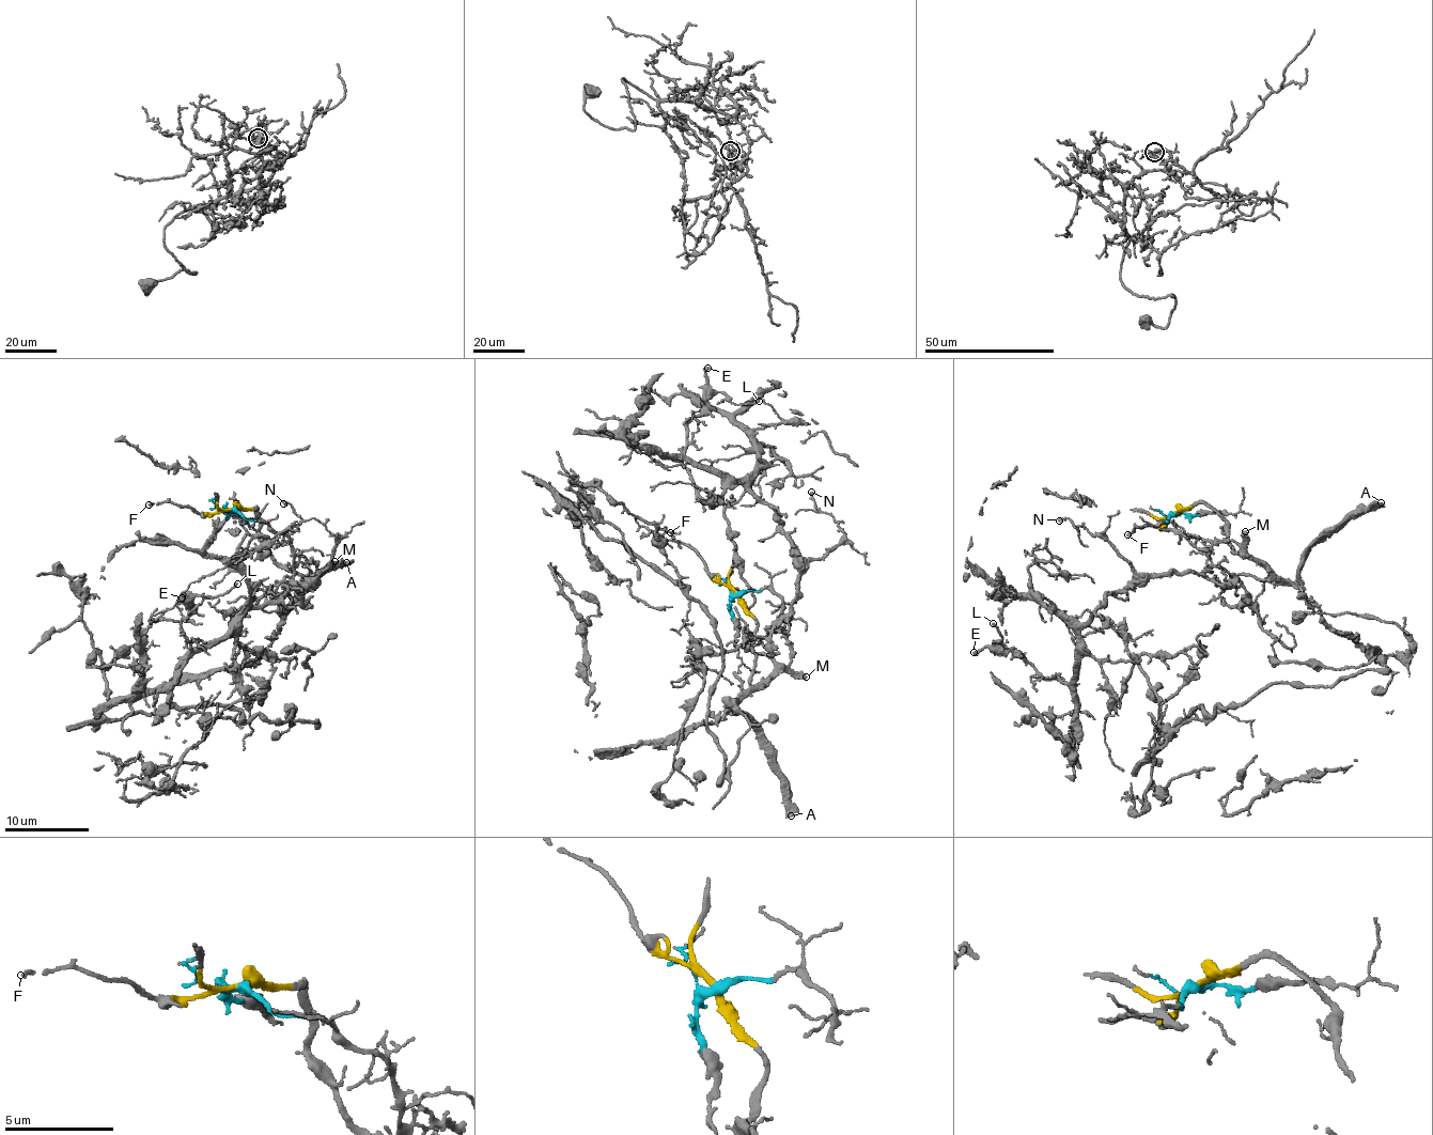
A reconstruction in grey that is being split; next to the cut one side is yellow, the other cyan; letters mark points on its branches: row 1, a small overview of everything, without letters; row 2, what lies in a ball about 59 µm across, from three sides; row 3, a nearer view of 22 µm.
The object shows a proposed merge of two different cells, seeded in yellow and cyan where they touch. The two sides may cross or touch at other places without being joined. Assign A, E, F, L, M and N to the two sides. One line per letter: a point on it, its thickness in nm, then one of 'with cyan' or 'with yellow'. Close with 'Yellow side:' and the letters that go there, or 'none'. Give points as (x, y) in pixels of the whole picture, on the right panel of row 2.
A: at (1381, 502); 500 nm thick; with yellow
E: at (974, 652); 260 nm thick; with cyan
F: at (1127, 534); 160 nm thick; with yellow
L: at (993, 623); 140 nm thick; with cyan
M: at (1245, 531); 400 nm thick; with yellow
N: at (1059, 521); 150 nm thick; with cyan
Yellow side: A, F, M

